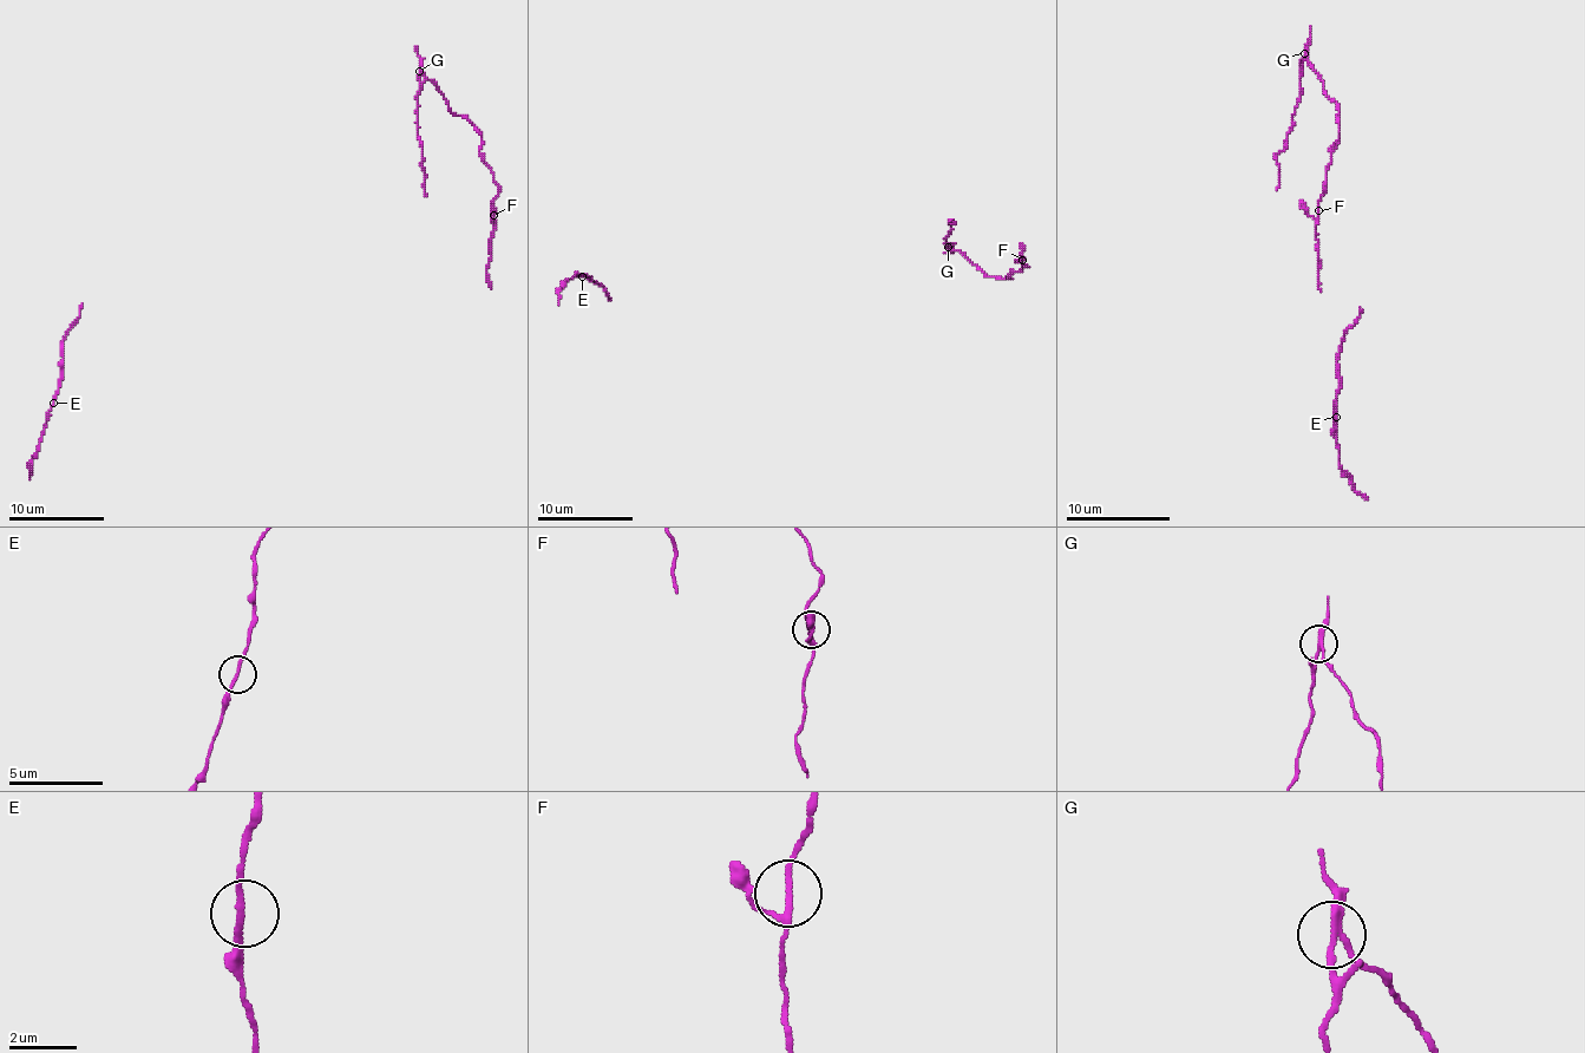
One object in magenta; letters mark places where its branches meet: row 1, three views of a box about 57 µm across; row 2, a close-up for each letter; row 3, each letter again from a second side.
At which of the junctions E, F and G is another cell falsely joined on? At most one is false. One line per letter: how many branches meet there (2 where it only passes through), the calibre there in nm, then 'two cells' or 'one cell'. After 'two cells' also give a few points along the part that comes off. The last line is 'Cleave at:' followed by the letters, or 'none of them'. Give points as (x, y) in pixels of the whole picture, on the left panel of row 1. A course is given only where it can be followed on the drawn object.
E: 2 | 180 nm | one cell
F: 3 | 140 nm | one cell
G: 3 | 180 nm | two cells | (419, 70), (419, 165), (425, 172), (427, 196)
Cleave at: G

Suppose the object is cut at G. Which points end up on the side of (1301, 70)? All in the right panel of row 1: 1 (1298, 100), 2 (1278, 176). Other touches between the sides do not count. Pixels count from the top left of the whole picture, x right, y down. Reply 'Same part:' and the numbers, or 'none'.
Same part: 1, 2

